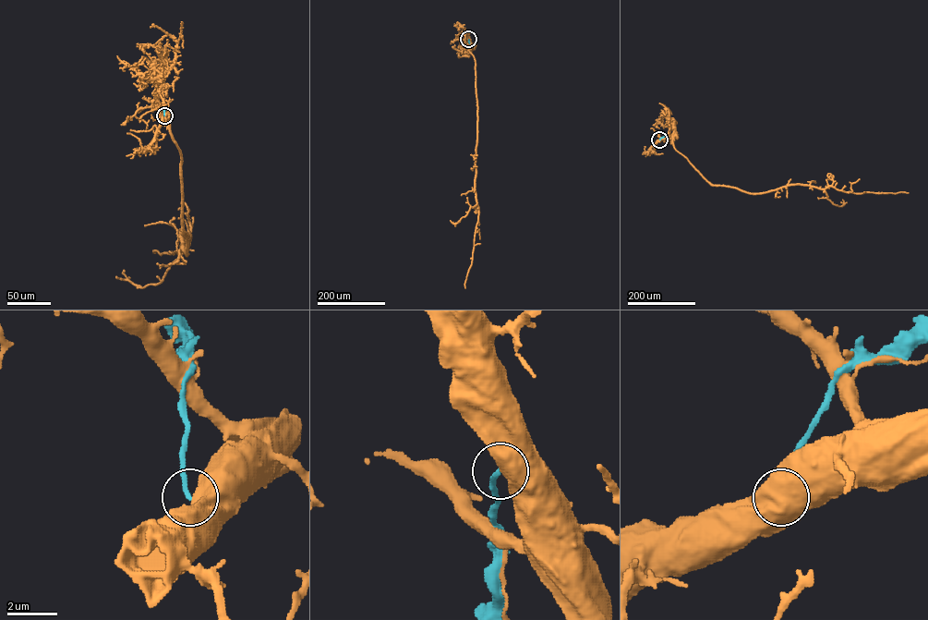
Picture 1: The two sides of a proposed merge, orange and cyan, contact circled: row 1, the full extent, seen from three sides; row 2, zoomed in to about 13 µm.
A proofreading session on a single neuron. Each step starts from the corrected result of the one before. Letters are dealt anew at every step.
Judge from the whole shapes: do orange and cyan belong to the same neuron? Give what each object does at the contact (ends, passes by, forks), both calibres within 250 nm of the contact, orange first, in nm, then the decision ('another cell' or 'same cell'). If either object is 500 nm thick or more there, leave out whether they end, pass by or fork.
calibres 950 and 180 nm; another cell

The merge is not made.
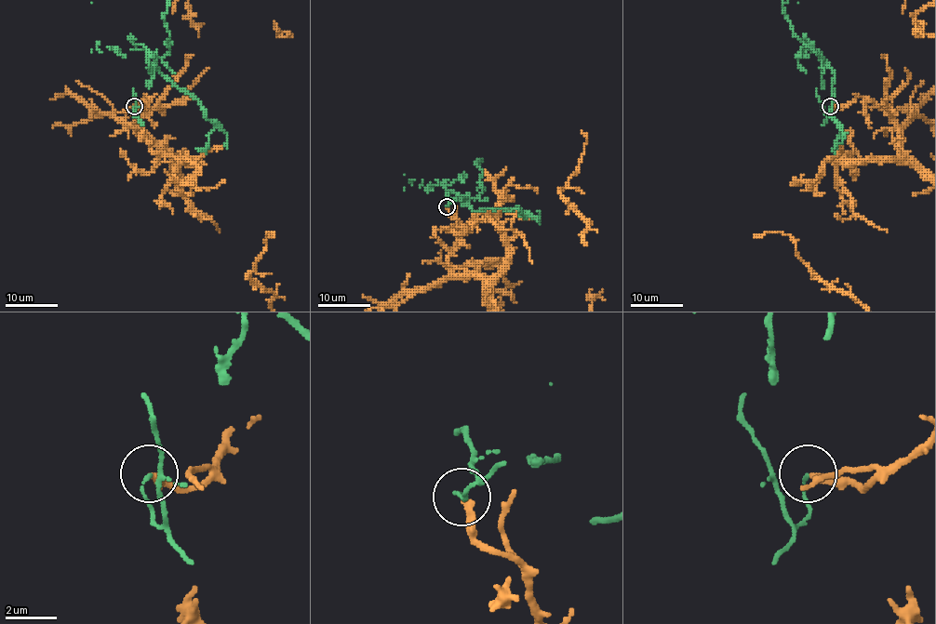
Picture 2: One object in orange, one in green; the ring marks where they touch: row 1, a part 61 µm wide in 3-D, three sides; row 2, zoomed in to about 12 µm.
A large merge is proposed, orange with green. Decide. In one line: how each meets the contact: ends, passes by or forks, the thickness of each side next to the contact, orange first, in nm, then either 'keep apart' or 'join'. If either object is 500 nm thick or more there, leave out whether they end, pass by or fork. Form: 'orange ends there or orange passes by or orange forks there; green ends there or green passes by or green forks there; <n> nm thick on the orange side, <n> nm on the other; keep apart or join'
orange ends there; green ends there; 320 nm thick on the orange side, 130 nm on the other; keep apart

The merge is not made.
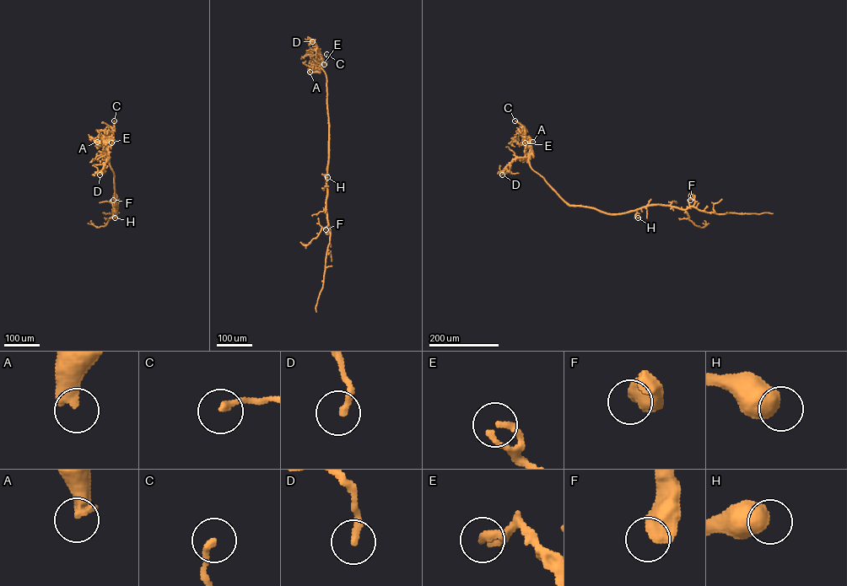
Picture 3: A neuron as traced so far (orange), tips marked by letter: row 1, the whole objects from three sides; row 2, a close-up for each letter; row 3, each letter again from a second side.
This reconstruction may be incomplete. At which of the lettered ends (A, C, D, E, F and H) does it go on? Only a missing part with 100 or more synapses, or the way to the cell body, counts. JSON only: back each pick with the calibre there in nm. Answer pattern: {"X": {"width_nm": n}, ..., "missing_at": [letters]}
{"A": {"width_nm": 500}, "missing_at": ["A"]}

